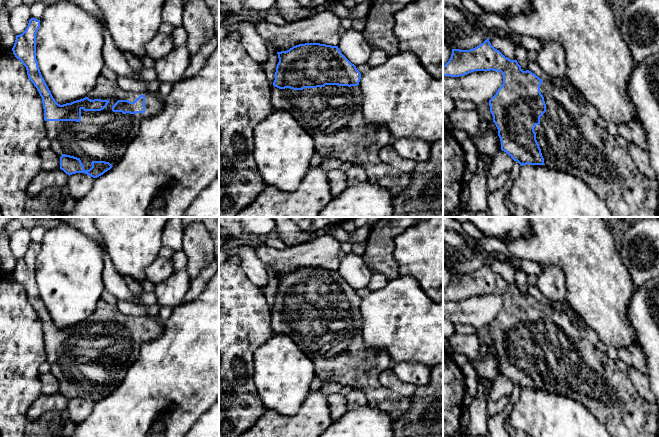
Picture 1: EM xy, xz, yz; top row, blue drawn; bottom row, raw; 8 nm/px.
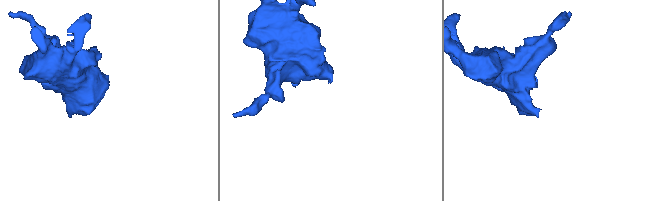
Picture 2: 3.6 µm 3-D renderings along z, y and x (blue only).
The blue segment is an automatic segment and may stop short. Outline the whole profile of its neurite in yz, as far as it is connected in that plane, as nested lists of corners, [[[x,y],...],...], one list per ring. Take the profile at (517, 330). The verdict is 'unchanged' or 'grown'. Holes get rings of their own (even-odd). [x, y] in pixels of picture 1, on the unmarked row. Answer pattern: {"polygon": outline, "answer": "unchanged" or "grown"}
{"polygon": [[[488,262],[470,274],[452,273],[449,285],[443,290],[443,300],[459,301],[474,295],[490,294],[503,298],[502,310],[489,324],[490,336],[498,353],[502,375],[521,390],[545,389],[584,404],[598,421],[606,426],[610,437],[659,437],[658,404],[645,400],[637,392],[628,375],[618,368],[608,354],[592,345],[566,313],[543,305],[529,294],[523,295],[517,284],[505,281],[491,269]]], "answer": "grown"}

